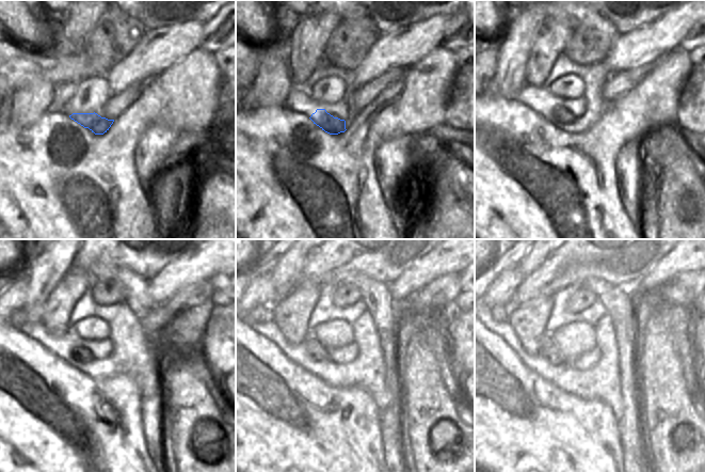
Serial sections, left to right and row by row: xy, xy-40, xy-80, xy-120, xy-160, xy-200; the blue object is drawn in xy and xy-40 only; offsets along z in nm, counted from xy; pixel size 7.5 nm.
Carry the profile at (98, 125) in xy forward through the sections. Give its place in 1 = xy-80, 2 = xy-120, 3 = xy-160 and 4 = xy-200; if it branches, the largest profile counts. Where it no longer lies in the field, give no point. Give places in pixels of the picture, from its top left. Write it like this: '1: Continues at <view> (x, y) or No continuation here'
1: Continues at xy-80 (561, 115)
2: Continues at xy-120 (80, 355)
3: Continues at xy-160 (317, 352)
4: Continues at xy-200 (548, 350)

